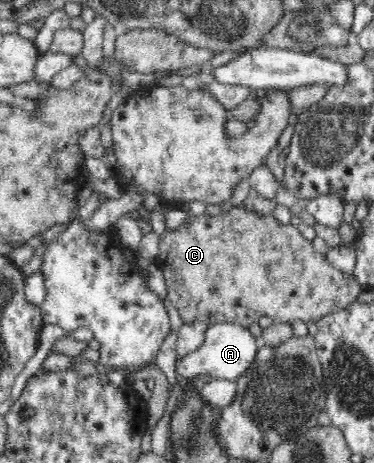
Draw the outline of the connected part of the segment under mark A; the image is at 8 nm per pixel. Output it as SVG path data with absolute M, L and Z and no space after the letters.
M219 322L209 325L203 343L195 351L179 357L175 363L176 374L183 379L208 375L213 379L235 382L251 366L258 351L255 337L249 330L236 322Z

